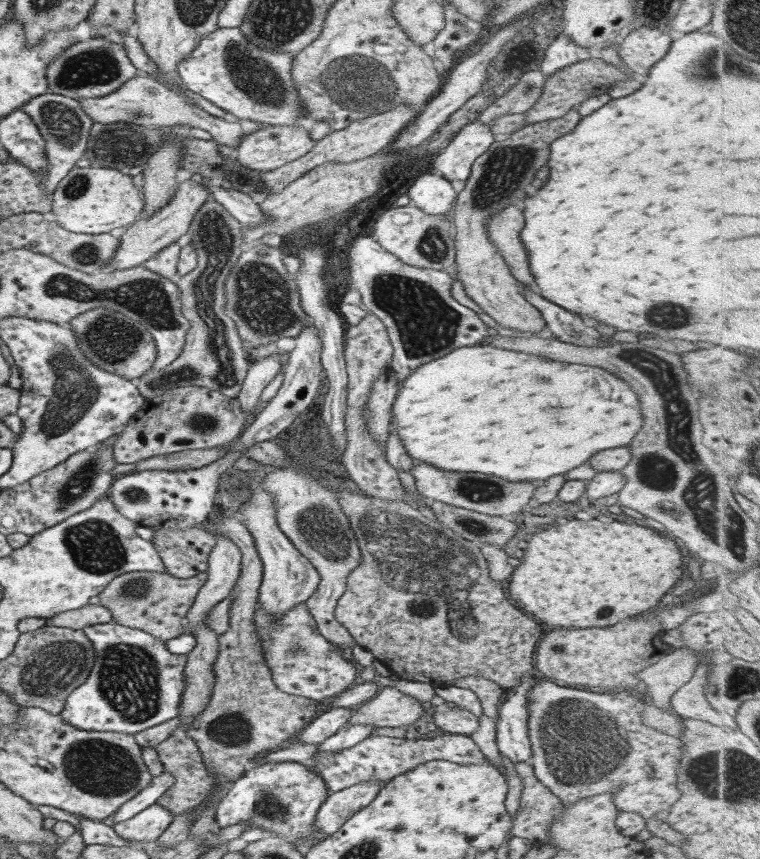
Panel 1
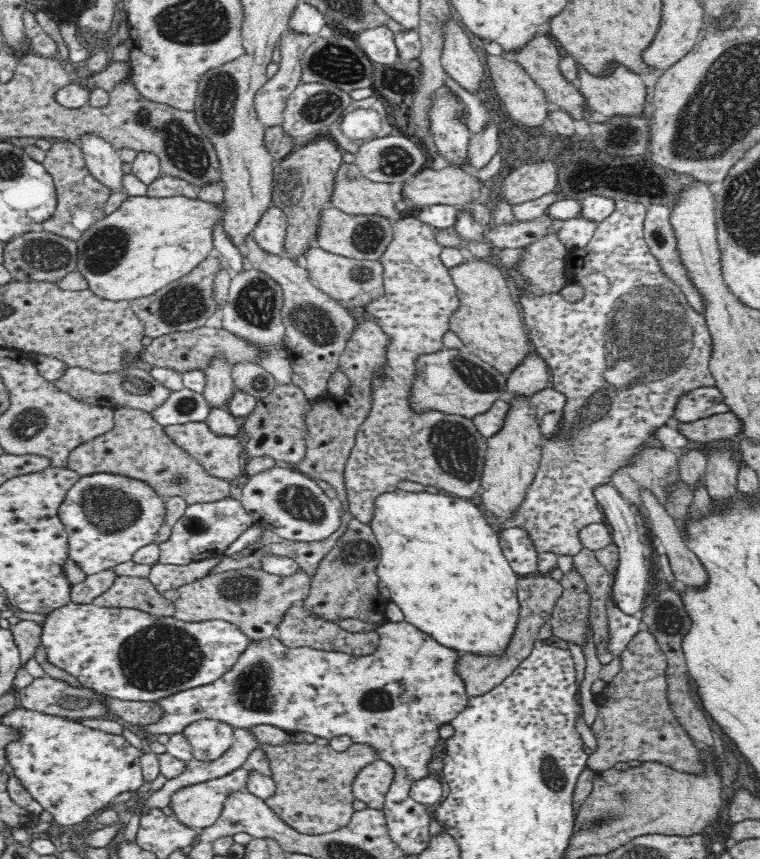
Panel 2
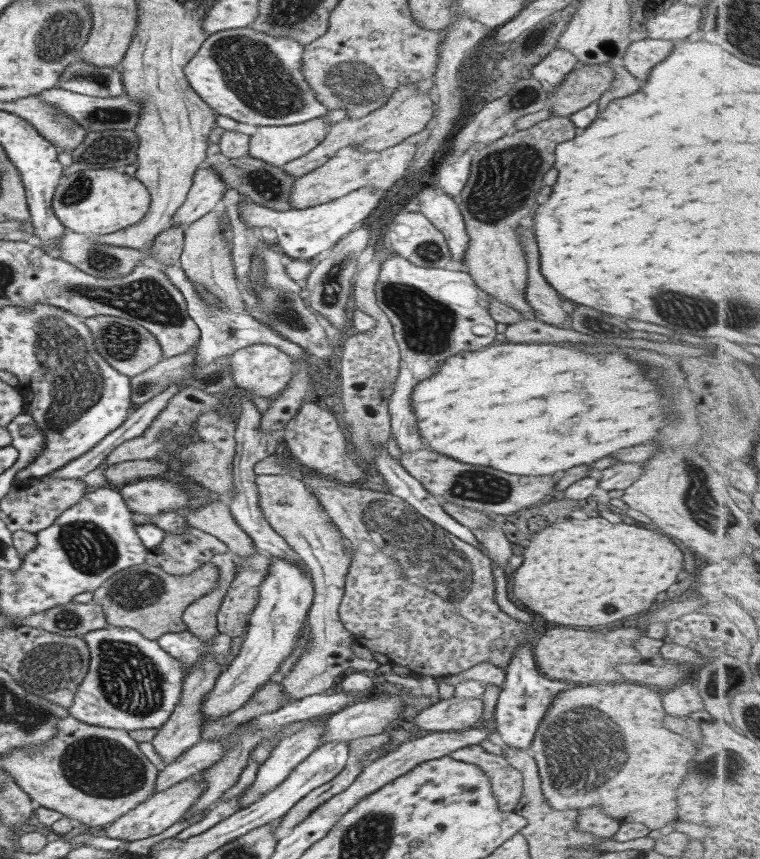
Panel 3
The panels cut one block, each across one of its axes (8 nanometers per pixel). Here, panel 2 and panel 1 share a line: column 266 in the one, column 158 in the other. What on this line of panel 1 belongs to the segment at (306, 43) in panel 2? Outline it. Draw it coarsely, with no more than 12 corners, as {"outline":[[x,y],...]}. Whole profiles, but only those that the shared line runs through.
{"outline":[[146,73],[75,99],[92,124],[186,124],[234,149],[238,122],[209,115]]}

